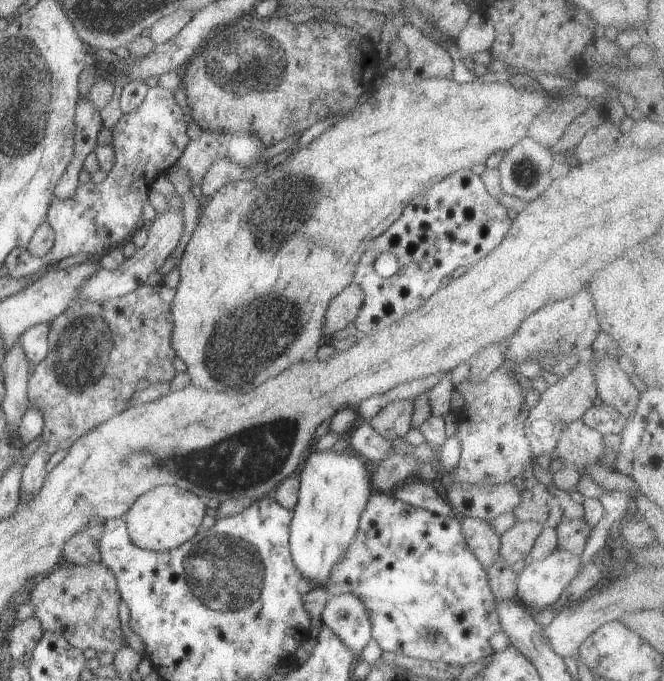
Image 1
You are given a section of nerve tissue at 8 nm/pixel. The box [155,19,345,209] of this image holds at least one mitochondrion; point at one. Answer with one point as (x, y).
(248, 60)

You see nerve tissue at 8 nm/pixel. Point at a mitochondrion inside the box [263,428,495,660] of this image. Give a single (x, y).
(428, 633)

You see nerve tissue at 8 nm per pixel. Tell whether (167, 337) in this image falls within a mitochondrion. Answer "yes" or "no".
no

